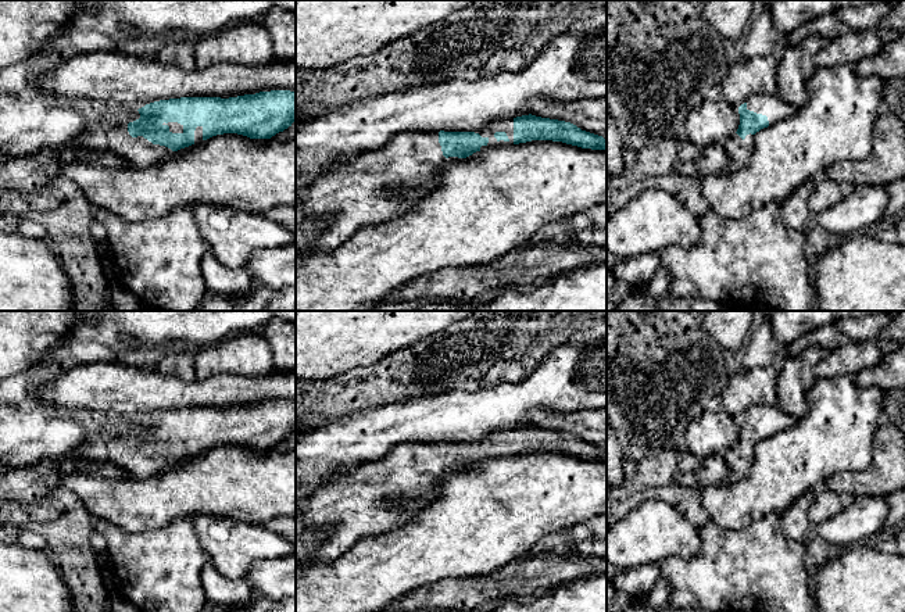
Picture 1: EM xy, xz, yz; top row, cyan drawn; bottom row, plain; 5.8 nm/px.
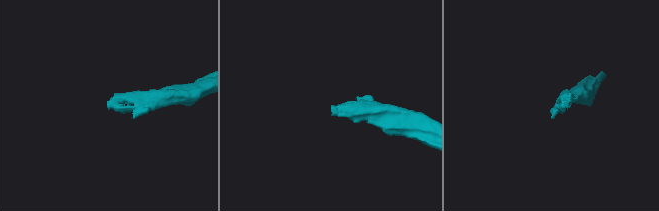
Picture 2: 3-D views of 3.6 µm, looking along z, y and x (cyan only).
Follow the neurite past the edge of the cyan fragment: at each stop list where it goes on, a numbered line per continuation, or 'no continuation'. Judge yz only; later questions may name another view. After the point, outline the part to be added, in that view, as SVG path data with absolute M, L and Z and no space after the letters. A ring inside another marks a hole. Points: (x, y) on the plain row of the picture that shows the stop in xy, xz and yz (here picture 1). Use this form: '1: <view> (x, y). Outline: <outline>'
1: yz (772, 417). Outline: M756 404L747 412L747 420L768 427L769 436L790 429L797 420L784 412L777 404Z

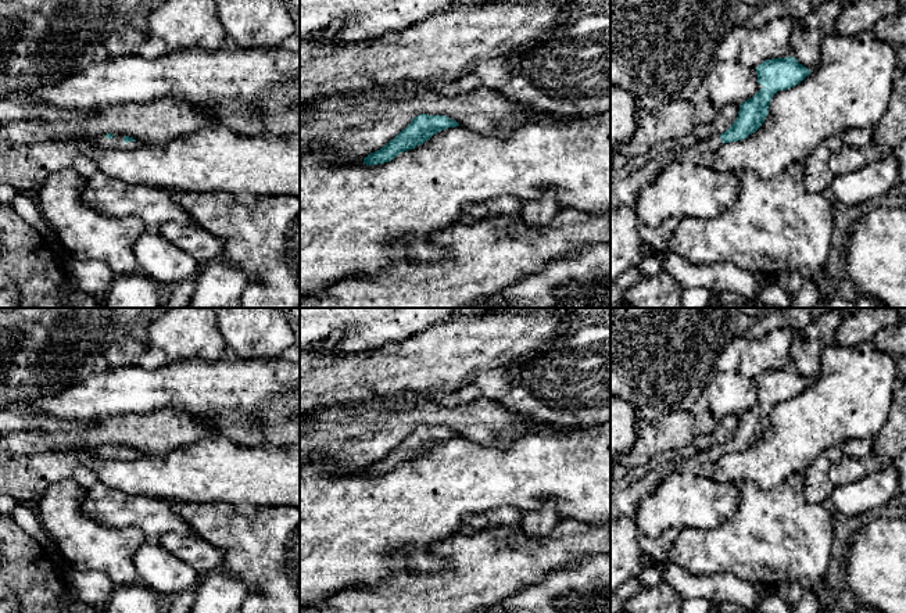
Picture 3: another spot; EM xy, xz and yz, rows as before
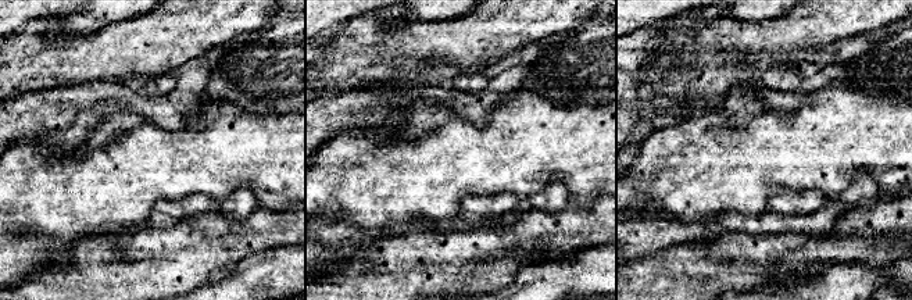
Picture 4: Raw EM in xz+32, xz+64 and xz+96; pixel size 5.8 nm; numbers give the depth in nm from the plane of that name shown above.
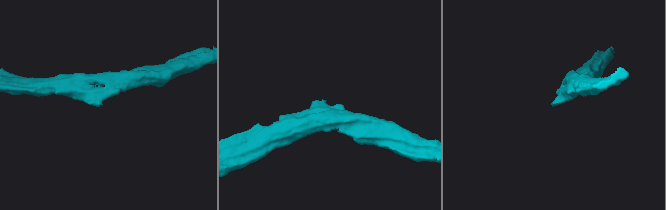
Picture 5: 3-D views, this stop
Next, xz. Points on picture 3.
no continuation

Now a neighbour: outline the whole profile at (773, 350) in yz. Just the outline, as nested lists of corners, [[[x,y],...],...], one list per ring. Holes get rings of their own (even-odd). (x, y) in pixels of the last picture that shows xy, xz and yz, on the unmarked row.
[[[776,327],[762,337],[741,344],[738,373],[756,379],[766,370],[792,368],[794,330]]]

